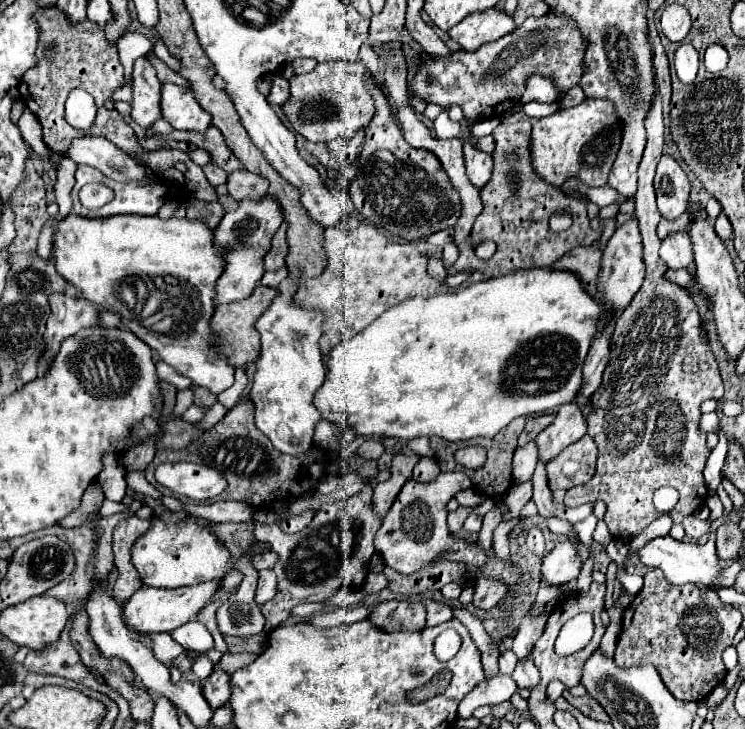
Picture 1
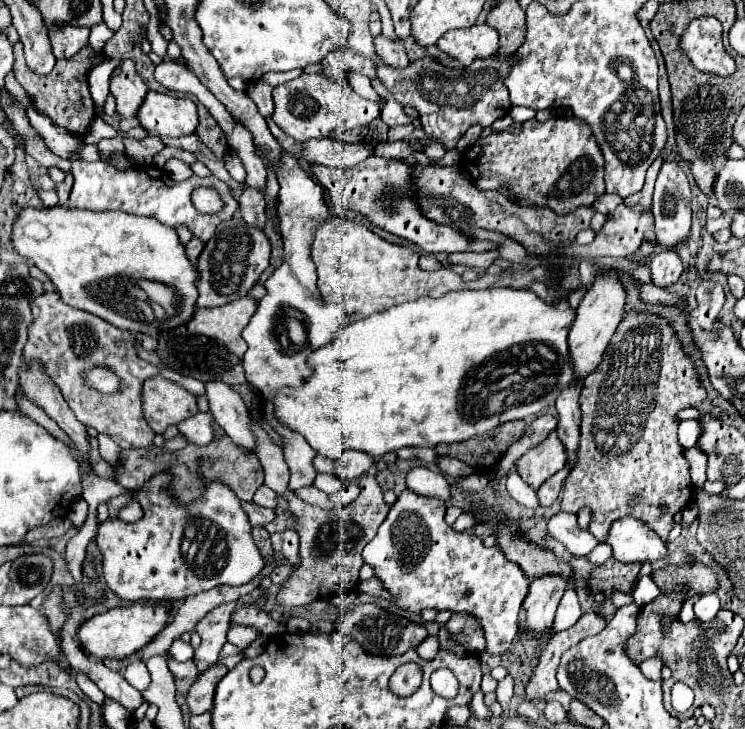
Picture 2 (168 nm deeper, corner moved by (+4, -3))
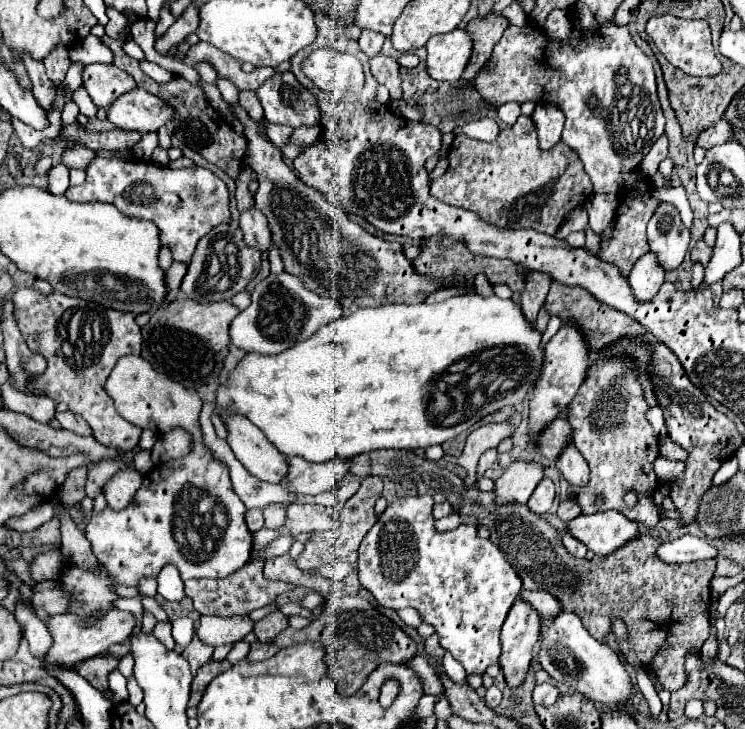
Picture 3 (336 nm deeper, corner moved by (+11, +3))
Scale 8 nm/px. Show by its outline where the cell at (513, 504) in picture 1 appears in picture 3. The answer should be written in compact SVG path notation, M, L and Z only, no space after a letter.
M452 513L447 517L444 517L440 520L436 520L436 530L438 532L448 532L457 528L461 524L460 516L457 513Z

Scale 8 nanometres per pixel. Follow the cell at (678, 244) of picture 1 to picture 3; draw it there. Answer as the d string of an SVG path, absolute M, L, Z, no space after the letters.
M652 252L642 256L634 264L628 282L636 302L650 302L656 296L656 292L664 282L664 274L660 272L660 268L656 268L656 260L652 260Z

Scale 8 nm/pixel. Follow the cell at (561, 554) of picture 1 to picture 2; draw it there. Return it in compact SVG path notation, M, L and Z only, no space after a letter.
M545 574L535 578L529 584L529 592L523 602L527 610L527 618L521 622L521 626L533 634L539 634L545 628L551 628L555 610L567 586L569 586L567 578L559 574Z

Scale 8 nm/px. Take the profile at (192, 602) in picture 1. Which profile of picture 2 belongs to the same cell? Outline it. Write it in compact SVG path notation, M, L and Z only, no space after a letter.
M131 602L127 606L115 606L107 612L91 616L91 620L83 622L77 636L87 654L93 654L97 658L129 658L131 654L147 646L169 624L169 618L171 614L167 602L153 602L153 604Z

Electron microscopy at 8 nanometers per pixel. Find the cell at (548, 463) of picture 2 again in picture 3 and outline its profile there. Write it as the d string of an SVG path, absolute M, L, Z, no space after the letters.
M514 462L496 482L494 482L494 504L526 504L532 496L536 484L542 480L544 470L540 464Z

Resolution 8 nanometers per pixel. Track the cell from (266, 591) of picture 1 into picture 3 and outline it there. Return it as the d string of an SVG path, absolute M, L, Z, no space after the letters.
M202 616L198 626L200 642L208 646L220 644L234 644L242 640L248 632L252 632L254 622L248 616L232 616L232 618L216 618L216 616Z

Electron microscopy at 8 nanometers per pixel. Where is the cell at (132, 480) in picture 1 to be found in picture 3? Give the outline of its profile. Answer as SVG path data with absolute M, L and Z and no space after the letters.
M56 410L54 418L62 424L62 428L66 428L70 432L76 432L80 436L92 436L92 430L88 428L88 424L84 424L84 418L76 416L74 412L58 412Z

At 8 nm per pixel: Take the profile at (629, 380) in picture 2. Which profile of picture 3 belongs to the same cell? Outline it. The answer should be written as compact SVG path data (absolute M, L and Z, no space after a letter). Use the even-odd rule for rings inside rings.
M610 358L610 360L596 360L590 368L590 374L586 376L584 384L580 386L576 398L572 400L572 404L568 406L568 420L572 424L574 430L574 444L580 450L580 454L584 456L584 460L590 466L590 486L584 492L576 492L576 488L570 486L570 496L582 506L582 514L592 514L592 498L602 498L604 502L598 506L598 512L606 512L606 510L618 510L622 512L626 518L630 520L638 520L644 526L652 528L658 522L658 510L654 506L654 502L650 500L650 496L646 496L646 492L656 490L658 478L652 470L652 462L654 458L660 456L658 446L654 442L654 434L652 434L652 426L644 420L644 412L648 410L646 400L640 394L640 386L638 386L638 374L634 370L634 364L630 358ZM626 492L636 492L638 502L634 508L630 508L624 502L624 494Z

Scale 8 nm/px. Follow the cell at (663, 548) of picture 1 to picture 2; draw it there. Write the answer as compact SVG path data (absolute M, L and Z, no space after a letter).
M621 518L611 526L607 542L613 546L613 556L621 562L655 562L669 554L665 540L661 540L647 524L637 518Z

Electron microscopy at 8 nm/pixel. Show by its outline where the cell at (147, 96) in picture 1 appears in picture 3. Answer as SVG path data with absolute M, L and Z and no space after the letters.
M88 64L82 72L82 86L98 108L108 108L116 96L136 88L136 82L114 64Z

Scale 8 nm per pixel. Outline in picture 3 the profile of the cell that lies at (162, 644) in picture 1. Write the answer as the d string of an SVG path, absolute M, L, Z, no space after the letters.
M114 670L110 674L110 690L114 696L114 704L120 700L128 700L128 688L126 688L126 678L120 674L120 670Z

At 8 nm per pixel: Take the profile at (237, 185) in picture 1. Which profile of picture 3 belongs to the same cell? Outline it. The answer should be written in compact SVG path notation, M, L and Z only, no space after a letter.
M250 208L250 210L242 212L242 216L240 216L240 230L244 232L244 242L250 248L256 248L260 252L268 252L270 250L270 246L272 246L270 230L268 230L266 216L260 210Z

